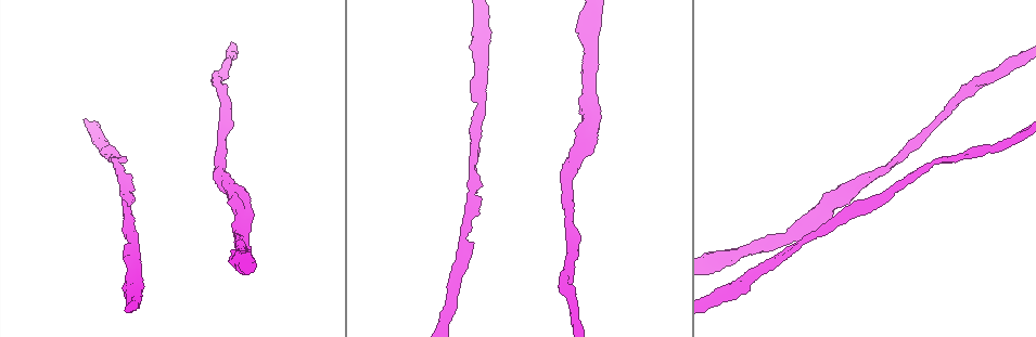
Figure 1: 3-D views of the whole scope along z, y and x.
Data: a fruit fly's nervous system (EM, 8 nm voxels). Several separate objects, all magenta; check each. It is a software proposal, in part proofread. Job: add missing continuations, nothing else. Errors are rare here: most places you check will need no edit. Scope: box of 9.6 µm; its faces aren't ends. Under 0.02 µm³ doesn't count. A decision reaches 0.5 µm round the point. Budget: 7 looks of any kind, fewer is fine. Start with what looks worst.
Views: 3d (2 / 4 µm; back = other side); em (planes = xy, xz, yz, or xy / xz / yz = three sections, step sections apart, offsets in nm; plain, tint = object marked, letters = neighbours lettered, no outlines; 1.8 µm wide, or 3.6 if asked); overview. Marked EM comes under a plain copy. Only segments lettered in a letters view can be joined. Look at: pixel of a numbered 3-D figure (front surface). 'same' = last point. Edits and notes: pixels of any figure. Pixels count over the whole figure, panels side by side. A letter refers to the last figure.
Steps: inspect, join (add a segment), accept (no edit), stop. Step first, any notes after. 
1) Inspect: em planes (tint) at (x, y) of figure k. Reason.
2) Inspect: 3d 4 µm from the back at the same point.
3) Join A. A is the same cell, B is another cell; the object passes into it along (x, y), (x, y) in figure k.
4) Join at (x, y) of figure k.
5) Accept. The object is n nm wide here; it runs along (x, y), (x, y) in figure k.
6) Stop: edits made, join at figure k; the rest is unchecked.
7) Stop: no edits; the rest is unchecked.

Inspect: 3d 2 µm at (753, 274) of figure 1. Sudden change in width.

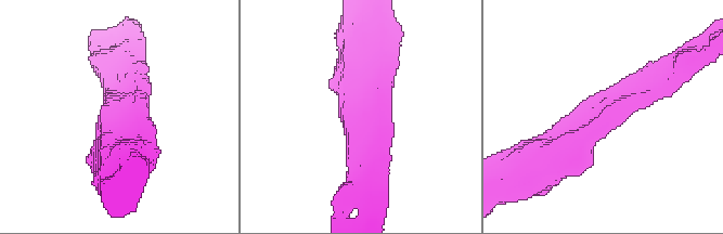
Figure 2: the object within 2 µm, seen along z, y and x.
Inspect: em 3.6 µm xz step 8 (tint) at (359, 115) of figure 2.

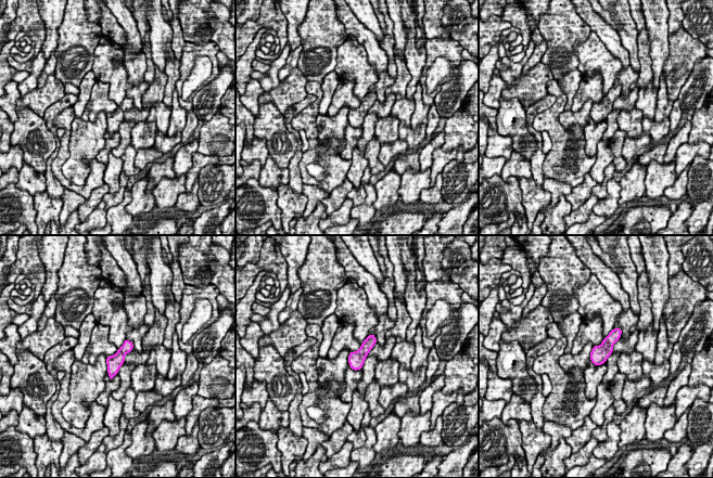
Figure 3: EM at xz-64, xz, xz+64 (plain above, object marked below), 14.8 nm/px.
Inspect: em 3.6 µm planes (letters) at the same point.

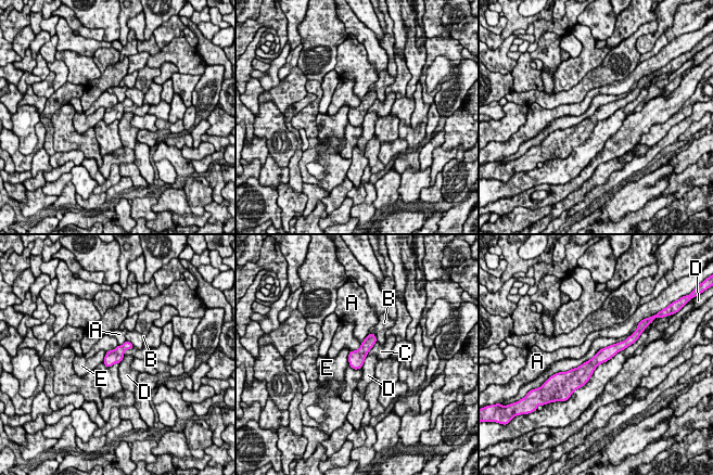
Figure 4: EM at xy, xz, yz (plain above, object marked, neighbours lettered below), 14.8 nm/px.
Accept. The longest contact is with C, 260 nm; A, B, C, D and E are other cells; it runs along (627, 342), (576, 375) in figure 4; no lettered segment goes on from it.

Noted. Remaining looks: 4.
Inspect: 3d 2 µm at (870, 177) of figure 1.

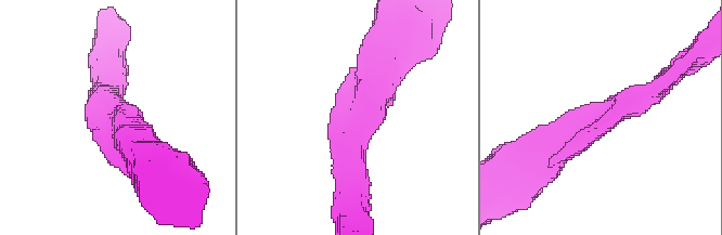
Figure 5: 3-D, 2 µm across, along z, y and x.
Inspect: em planes (letters) at (119, 118) of figure 5.

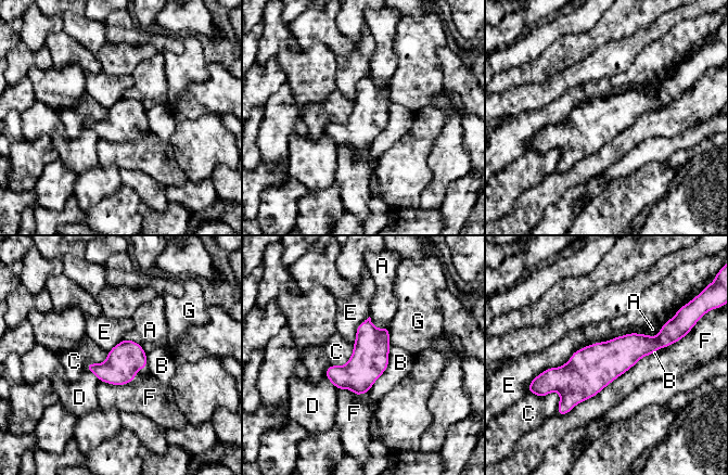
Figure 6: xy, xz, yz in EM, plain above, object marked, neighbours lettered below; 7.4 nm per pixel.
Accept. The longest contact is with F, 850 nm; A, B, C, D, E, F and G are other cells; a border runs along (353, 347), (324, 375) in figure 6; none of them fits.

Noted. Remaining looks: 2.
Inspect: em planes (tint) at (742, 253) of figure 1. Sudden change in width.

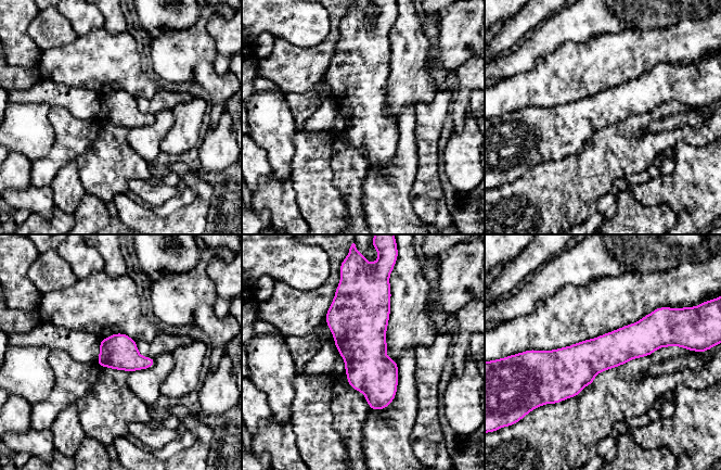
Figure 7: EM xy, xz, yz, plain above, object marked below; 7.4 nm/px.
Inspect: em planes (letters) at the same point. See the neighbours.

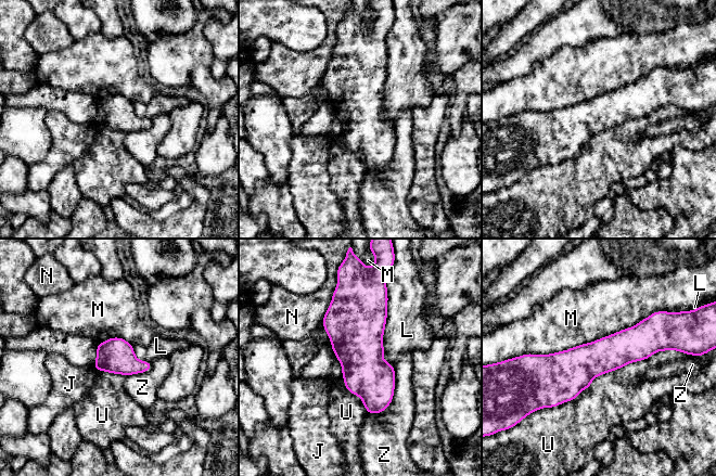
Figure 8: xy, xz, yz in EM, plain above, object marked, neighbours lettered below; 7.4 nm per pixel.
Accept. J, L, M, N, U and Z are other cells; a border runs along (678, 350), (545, 408) in figure 8; no lettered segment goes on from it.

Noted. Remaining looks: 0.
Stop: no edits; the rest is unchecked.

